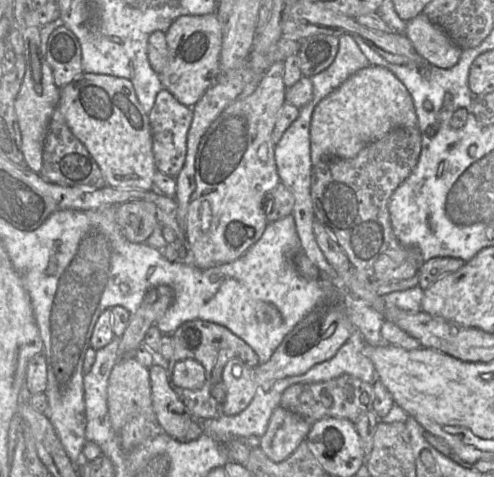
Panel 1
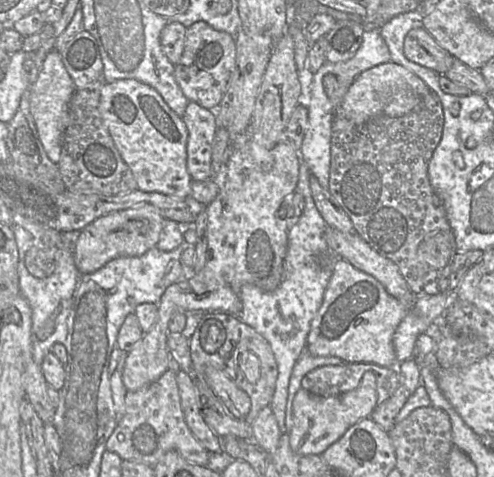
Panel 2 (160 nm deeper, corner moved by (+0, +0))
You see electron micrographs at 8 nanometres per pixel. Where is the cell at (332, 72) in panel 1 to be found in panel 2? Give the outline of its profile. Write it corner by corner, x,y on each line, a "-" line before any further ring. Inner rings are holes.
379,30
365,31
360,47
351,58
336,63
326,62
313,74
310,92
314,92
315,97
327,95
323,94
318,84
318,79
324,79
325,74
356,77
363,71
388,61
391,61
390,51

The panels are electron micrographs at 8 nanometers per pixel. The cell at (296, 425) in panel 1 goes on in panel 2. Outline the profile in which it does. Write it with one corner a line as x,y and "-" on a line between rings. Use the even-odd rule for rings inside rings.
366,372
359,386
338,396
323,397
307,390
299,390
293,399
290,417
286,416
285,427
291,450
299,455
322,453
345,432
362,419
370,418
377,404
376,377

